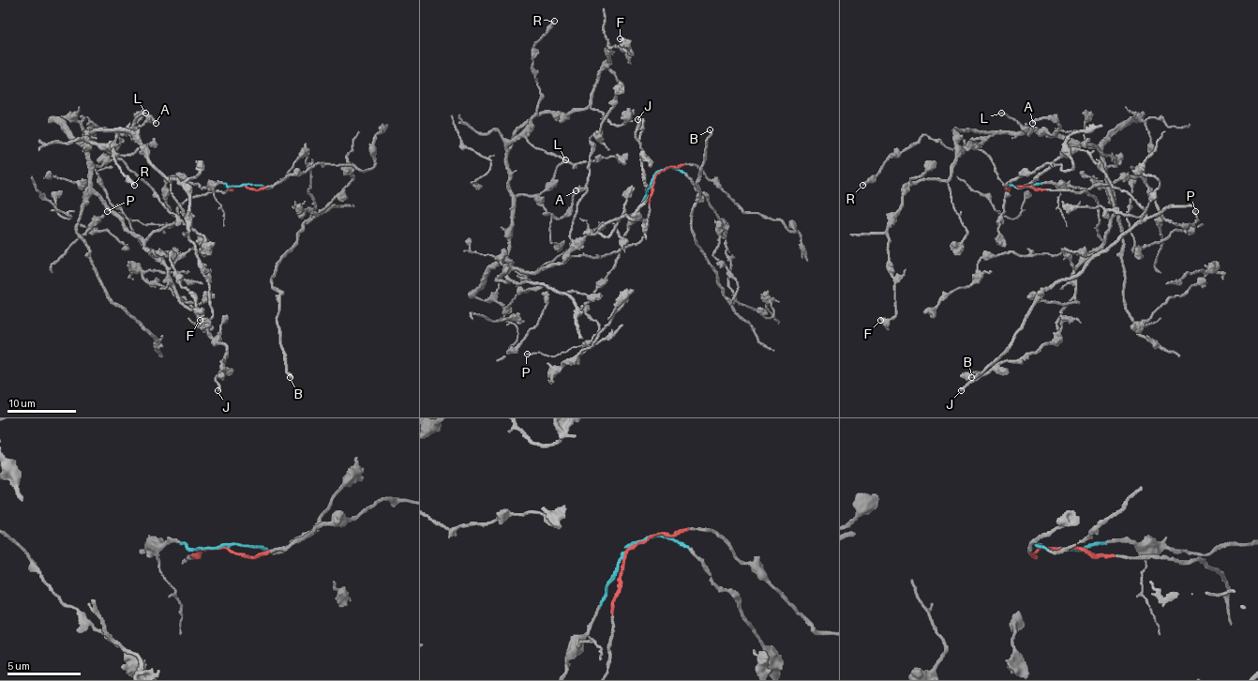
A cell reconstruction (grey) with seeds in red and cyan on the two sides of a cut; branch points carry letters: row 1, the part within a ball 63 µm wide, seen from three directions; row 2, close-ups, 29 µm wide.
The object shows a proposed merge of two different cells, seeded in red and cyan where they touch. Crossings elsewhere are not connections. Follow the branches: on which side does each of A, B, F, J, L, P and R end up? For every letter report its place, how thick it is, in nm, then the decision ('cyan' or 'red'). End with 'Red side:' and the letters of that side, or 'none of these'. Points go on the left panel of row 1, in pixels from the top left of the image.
A: at (156, 123); 200 nm thick; red
B: at (290, 377); 200 nm thick; cyan
F: at (200, 320); 400 nm thick; red
J: at (217, 390); 200 nm thick; red
L: at (145, 113); 200 nm thick; red
P: at (107, 211); 130 nm thick; cyan
R: at (134, 185); 240 nm thick; red
Red side: A, F, J, L, R

